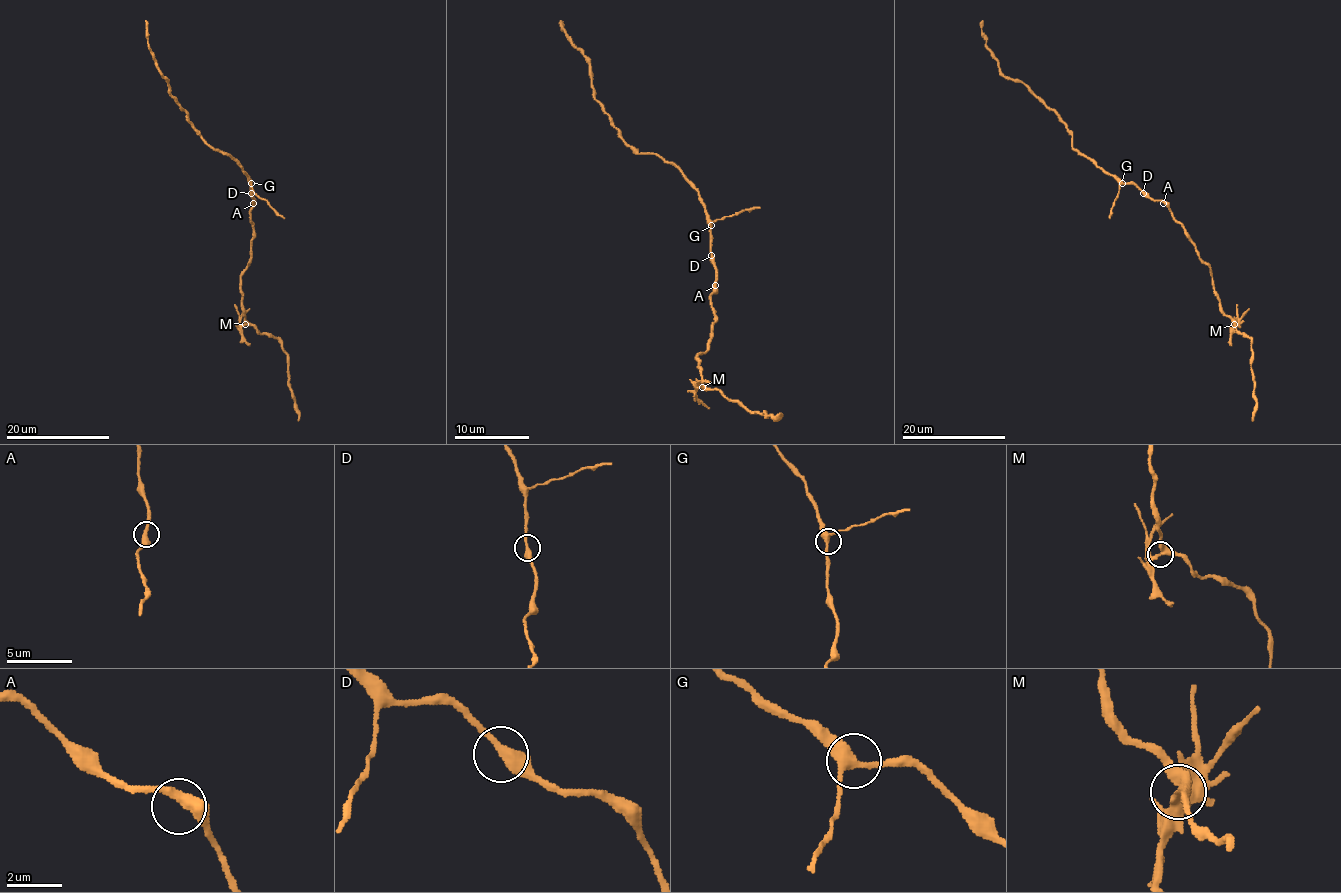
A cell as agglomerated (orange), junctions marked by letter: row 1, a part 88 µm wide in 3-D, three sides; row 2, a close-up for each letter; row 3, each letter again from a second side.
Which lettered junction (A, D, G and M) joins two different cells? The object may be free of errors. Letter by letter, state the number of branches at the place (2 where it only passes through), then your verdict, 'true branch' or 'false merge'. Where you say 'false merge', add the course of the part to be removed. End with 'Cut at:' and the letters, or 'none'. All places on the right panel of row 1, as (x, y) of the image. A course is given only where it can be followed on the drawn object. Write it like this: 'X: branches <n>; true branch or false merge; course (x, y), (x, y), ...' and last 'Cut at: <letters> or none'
A: branches 2; true branch
D: branches 2; true branch
G: branches 3; true branch
M: branches 3; false merge; course (1233, 324), (1249, 308)
Cut at: M

